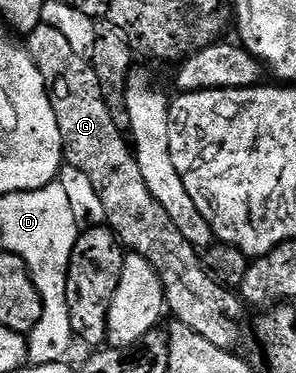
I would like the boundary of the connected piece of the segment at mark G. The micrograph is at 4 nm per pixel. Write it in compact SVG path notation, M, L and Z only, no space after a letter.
M41 23L39 26L27 37L27 50L29 56L35 61L35 65L39 69L39 73L43 73L43 81L45 82L45 88L49 91L49 100L51 105L55 109L55 121L59 121L59 133L61 134L61 150L63 152L63 159L66 164L75 169L79 169L79 172L83 173L87 177L88 181L91 181L91 186L95 189L95 193L98 194L99 200L103 203L103 209L105 210L105 223L110 231L117 234L117 238L121 240L122 248L128 249L132 254L141 255L146 258L147 261L154 266L155 273L161 278L161 284L165 287L165 305L168 314L172 316L174 320L183 325L187 325L187 329L195 329L195 333L199 333L199 337L205 338L207 341L211 341L211 345L219 345L219 349L224 351L233 351L237 349L237 346L245 339L245 310L247 310L246 304L243 302L240 294L236 290L225 287L222 283L218 283L216 279L210 275L208 269L203 262L203 255L198 248L191 245L191 241L187 241L187 237L183 237L183 233L179 233L178 227L175 225L175 221L171 221L171 217L167 217L167 209L163 209L163 205L159 205L159 201L155 201L155 197L151 197L151 189L147 189L147 181L143 181L143 173L139 173L139 165L137 164L137 156L133 154L131 150L131 143L128 138L122 133L120 129L115 125L115 121L111 117L111 113L107 109L107 101L103 97L103 89L99 85L99 77L95 77L95 69L92 62L83 57L79 57L79 53L75 53L75 49L71 49L70 43L67 41L67 37L63 37L63 33L59 33L59 29L51 29L51 25Z

